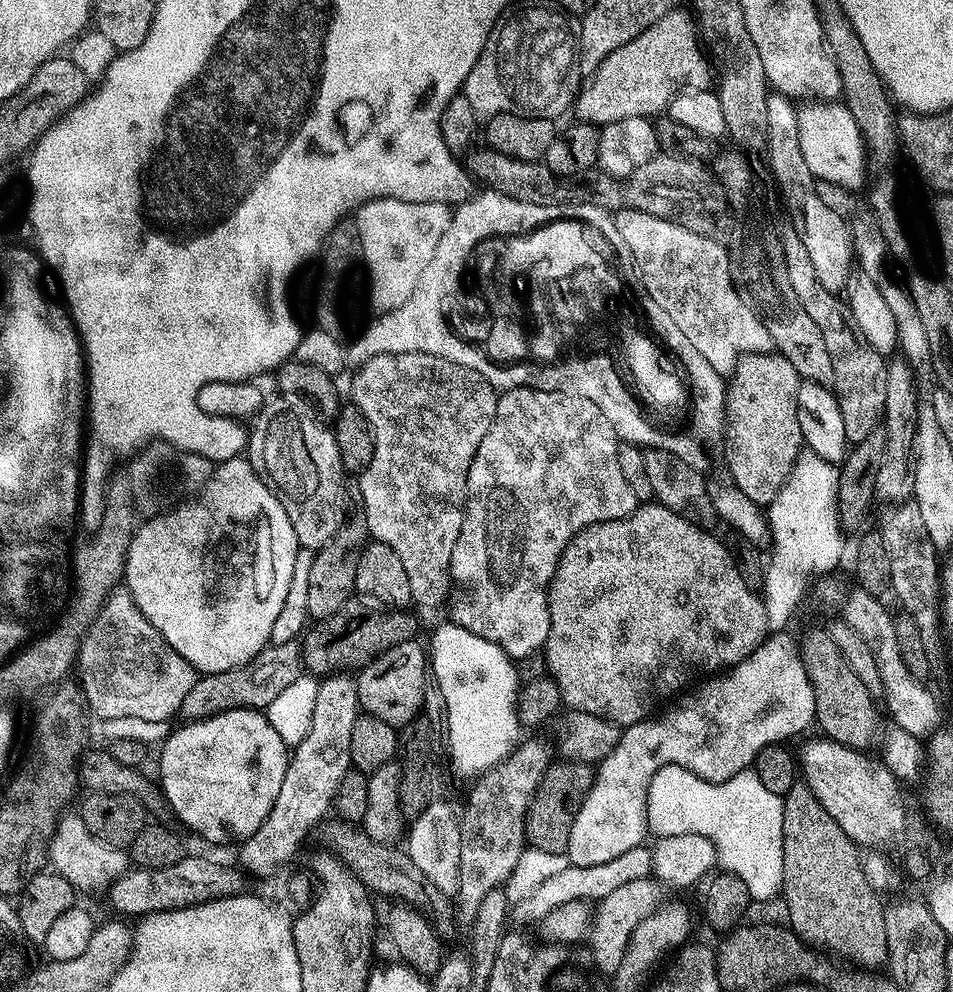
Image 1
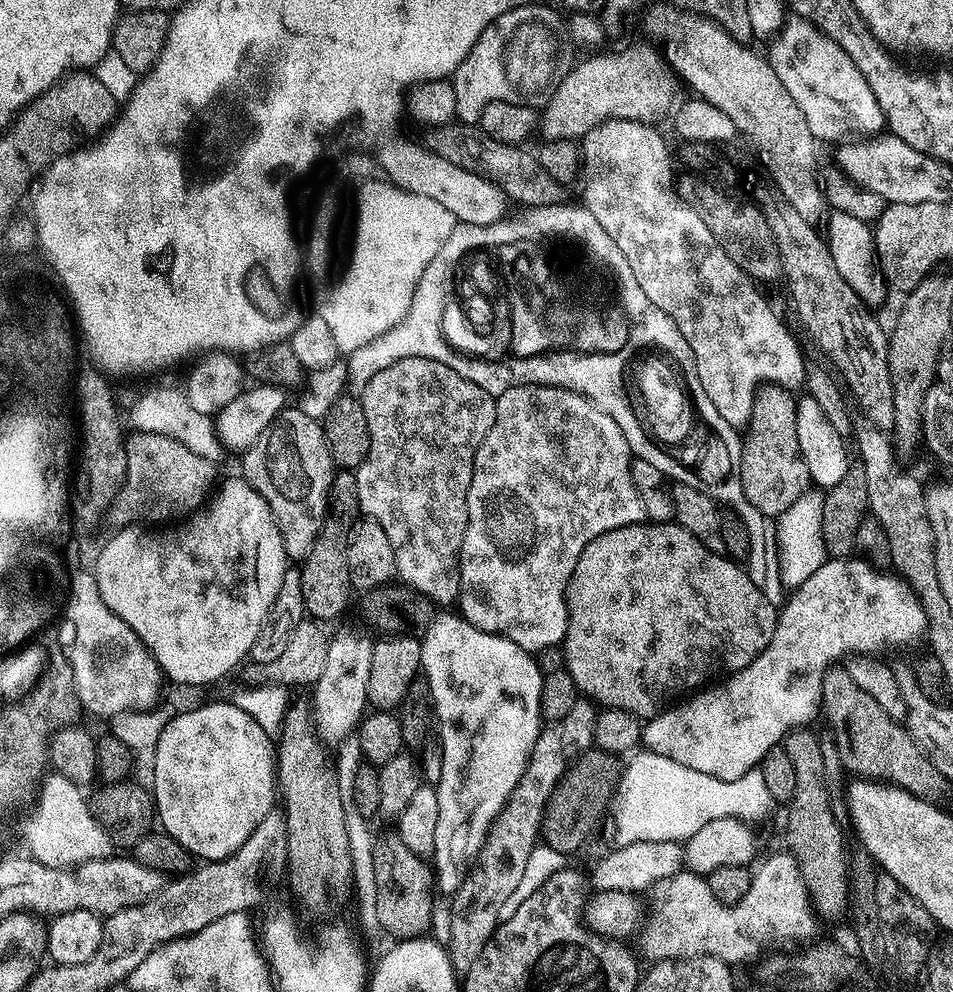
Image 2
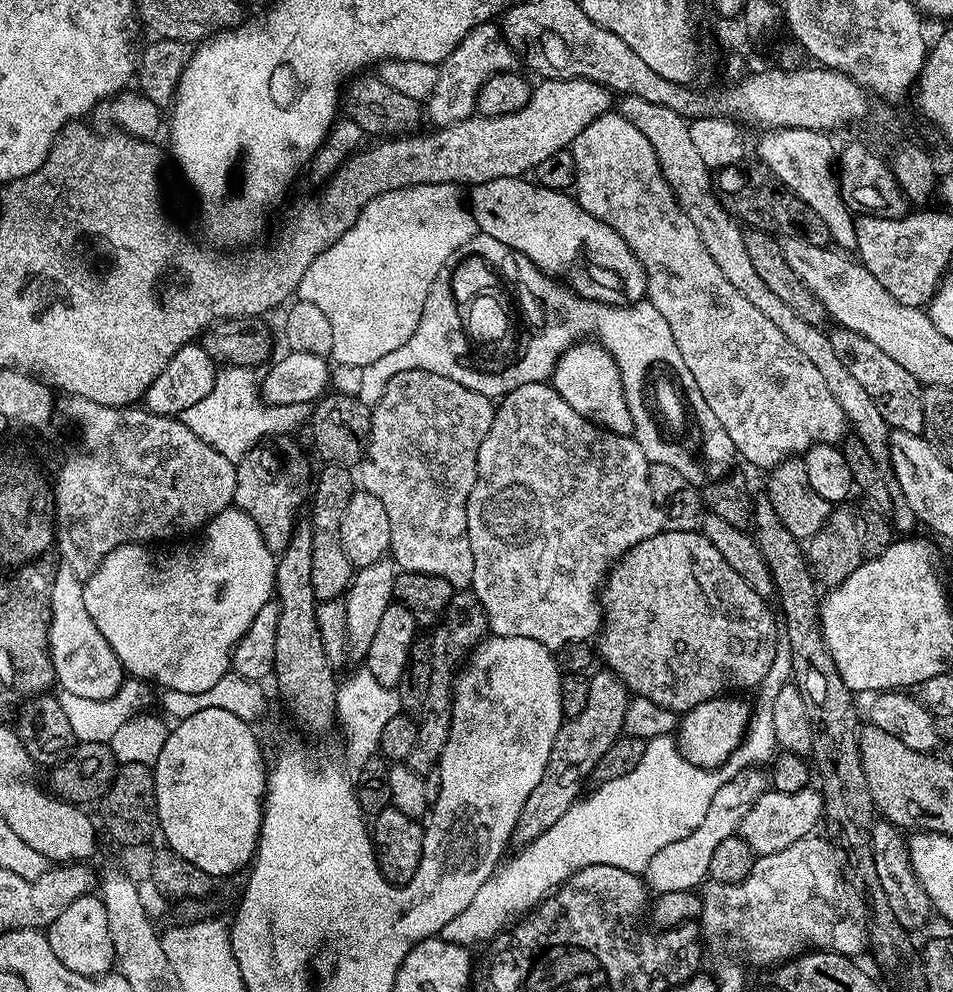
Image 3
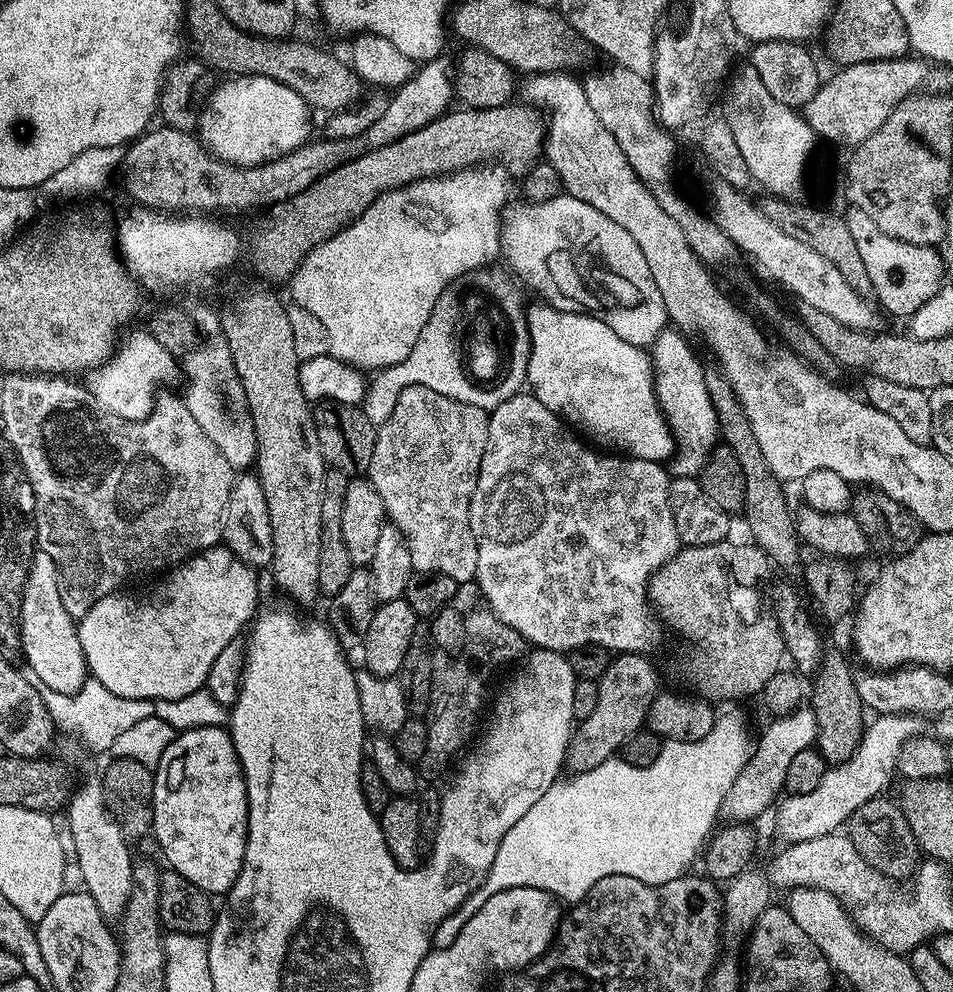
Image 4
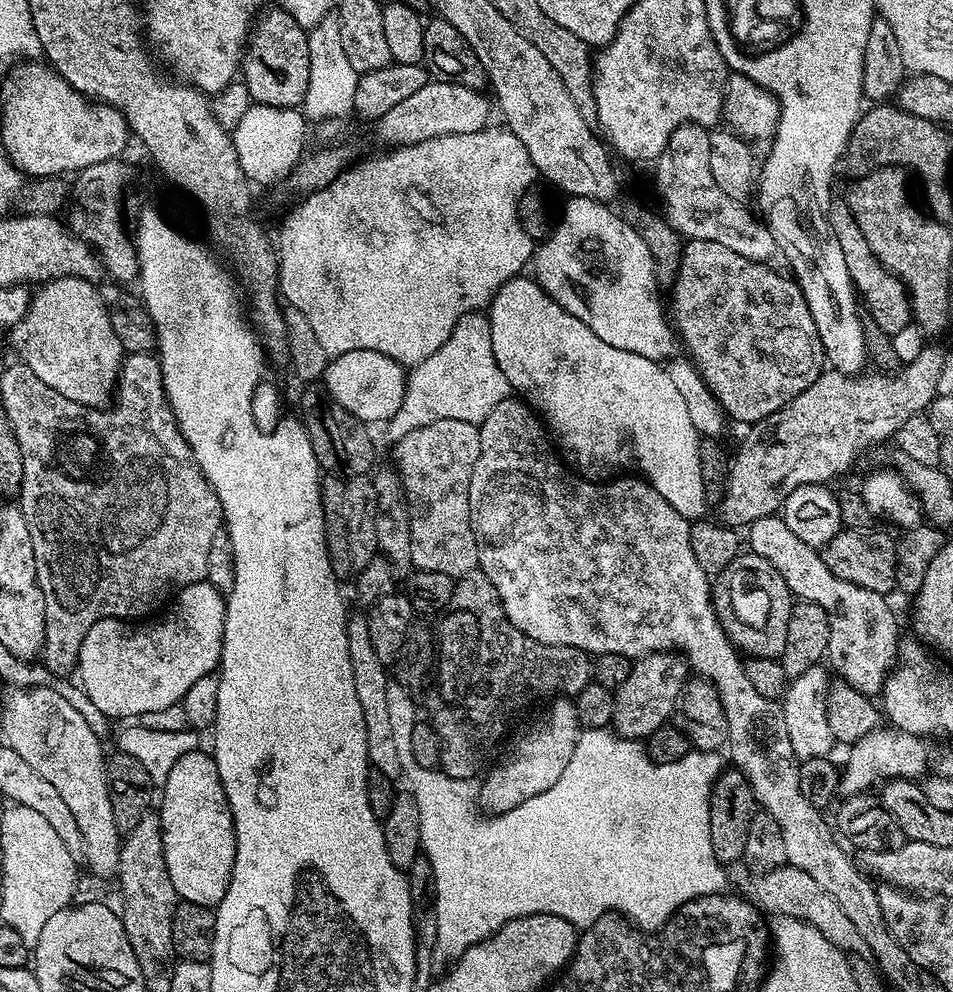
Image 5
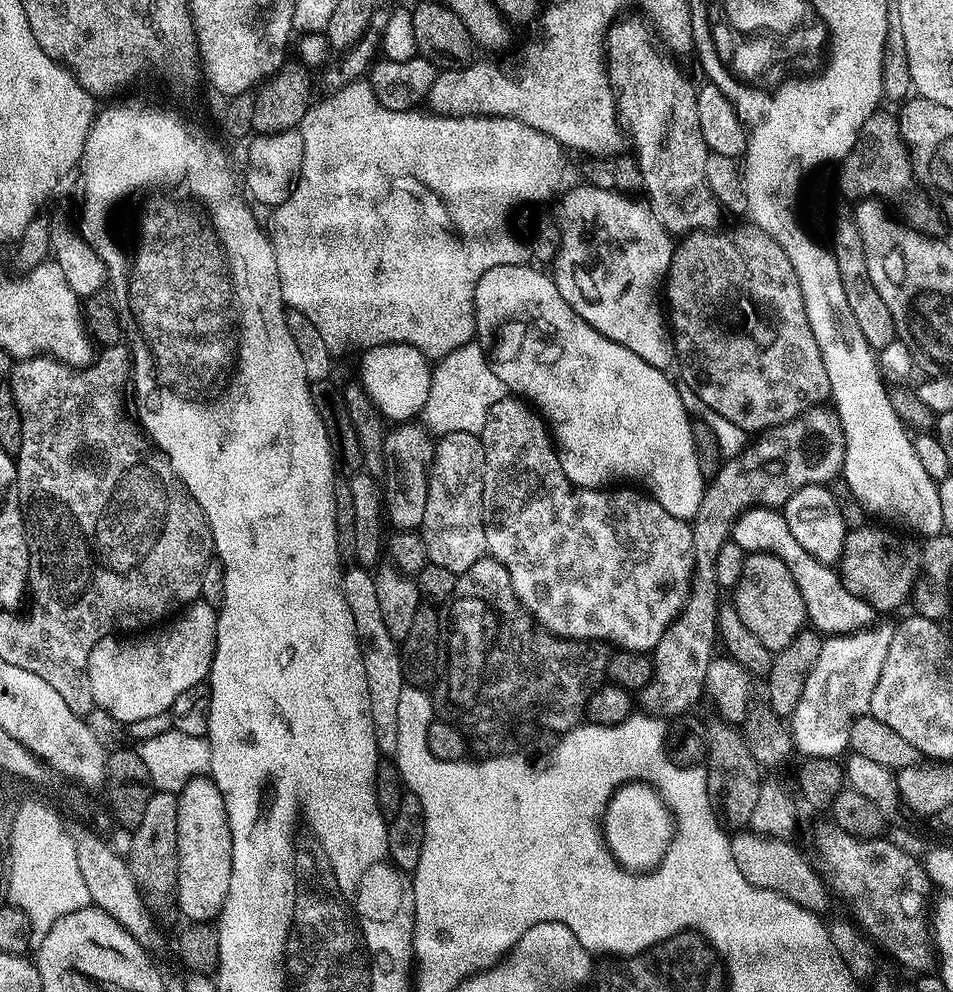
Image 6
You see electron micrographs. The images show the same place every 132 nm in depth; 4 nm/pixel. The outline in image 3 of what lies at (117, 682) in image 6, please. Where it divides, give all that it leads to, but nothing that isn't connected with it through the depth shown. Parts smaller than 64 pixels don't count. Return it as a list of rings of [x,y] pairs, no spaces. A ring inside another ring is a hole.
[[[235,506],[223,508],[213,520],[208,521],[202,529],[204,537],[197,548],[188,548],[185,552],[171,552],[168,546],[149,546],[147,543],[123,544],[110,554],[104,556],[104,561],[83,581],[86,611],[93,619],[95,626],[101,631],[103,638],[114,650],[114,654],[121,660],[125,673],[141,676],[144,680],[153,680],[164,690],[182,690],[182,694],[202,694],[202,690],[210,690],[214,682],[229,675],[232,662],[232,652],[236,643],[250,630],[250,622],[254,622],[254,614],[266,606],[268,600],[273,599],[276,587],[277,557],[266,546],[260,527],[242,509]]]

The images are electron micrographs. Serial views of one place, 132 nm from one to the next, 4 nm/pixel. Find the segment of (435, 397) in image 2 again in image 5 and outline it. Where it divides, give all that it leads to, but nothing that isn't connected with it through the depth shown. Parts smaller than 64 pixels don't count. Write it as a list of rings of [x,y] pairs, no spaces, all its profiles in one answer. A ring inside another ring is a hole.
[[[439,420],[410,430],[394,445],[394,467],[404,483],[404,498],[412,518],[412,568],[459,578],[478,564],[476,535],[470,510],[470,474],[480,453],[480,430],[470,422]]]

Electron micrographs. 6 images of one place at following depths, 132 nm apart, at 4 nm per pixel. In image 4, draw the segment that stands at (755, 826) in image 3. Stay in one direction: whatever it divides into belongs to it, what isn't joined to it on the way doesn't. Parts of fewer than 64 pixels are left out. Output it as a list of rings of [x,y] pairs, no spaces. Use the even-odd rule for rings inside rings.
[[[880,714],[876,721],[869,723],[864,729],[854,754],[841,764],[829,767],[828,772],[818,782],[810,794],[788,796],[779,801],[780,809],[776,812],[776,828],[784,842],[809,840],[819,836],[831,836],[836,827],[847,825],[854,810],[862,806],[862,802],[872,800],[885,791],[888,779],[898,768],[898,761],[909,740],[919,737],[922,729],[921,717],[911,714]]]

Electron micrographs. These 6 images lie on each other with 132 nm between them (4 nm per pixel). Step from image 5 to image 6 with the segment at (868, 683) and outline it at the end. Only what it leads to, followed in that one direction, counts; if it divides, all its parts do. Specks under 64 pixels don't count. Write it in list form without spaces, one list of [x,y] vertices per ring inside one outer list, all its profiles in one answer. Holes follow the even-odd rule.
[[[748,508],[732,524],[731,540],[742,546],[745,554],[769,552],[782,562],[786,562],[786,570],[790,570],[790,578],[802,590],[802,600],[806,602],[808,624],[820,634],[843,634],[871,625],[874,620],[872,607],[860,598],[854,598],[850,590],[844,588],[840,581],[840,573],[835,567],[818,562],[802,546],[798,546],[798,538],[794,538],[790,526],[786,526],[783,511],[774,508]]]

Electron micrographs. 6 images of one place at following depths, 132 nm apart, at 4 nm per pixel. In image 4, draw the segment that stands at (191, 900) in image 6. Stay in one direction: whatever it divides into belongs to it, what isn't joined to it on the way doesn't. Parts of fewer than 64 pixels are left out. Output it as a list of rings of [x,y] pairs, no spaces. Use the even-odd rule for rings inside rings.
[[[223,727],[191,728],[176,734],[154,768],[152,832],[168,859],[167,867],[209,894],[226,894],[244,865],[248,841],[248,791],[231,735]]]

